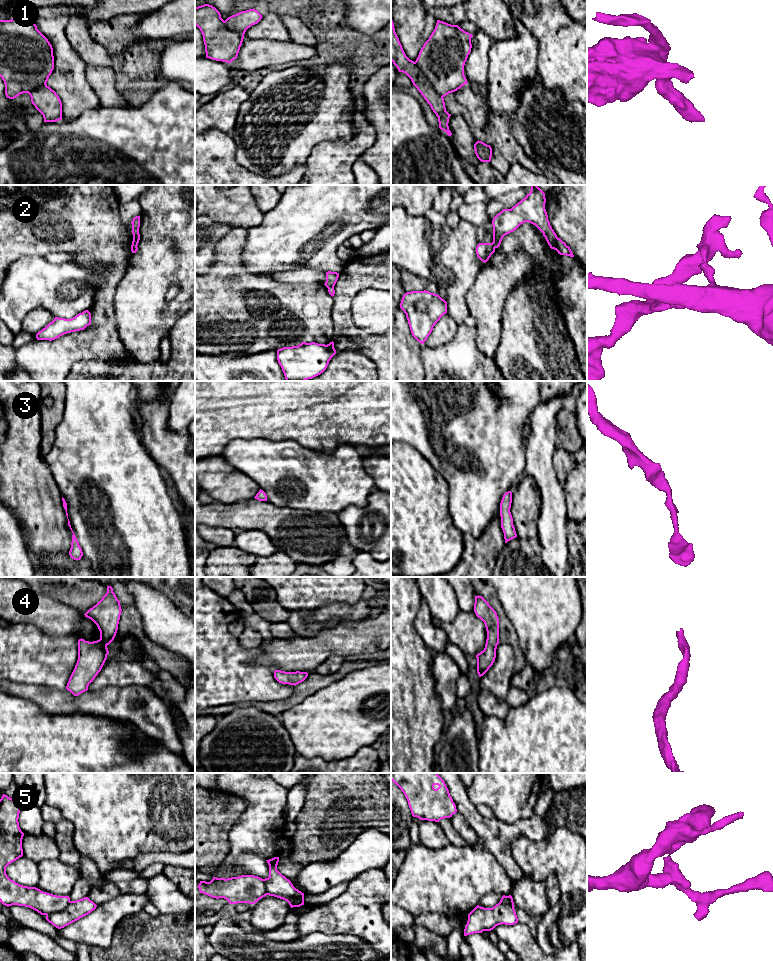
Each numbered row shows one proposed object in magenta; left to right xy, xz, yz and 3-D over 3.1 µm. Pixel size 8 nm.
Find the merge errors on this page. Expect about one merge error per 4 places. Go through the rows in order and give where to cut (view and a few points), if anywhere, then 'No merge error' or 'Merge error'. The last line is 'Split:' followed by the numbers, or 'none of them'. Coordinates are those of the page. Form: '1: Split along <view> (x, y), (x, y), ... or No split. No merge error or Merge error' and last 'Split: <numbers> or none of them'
1: Split along yz (414, 62), (442, 97). Merge error
2: Split along yz (492, 242), (495, 247). Merge error
3: No split. No merge error
4: No split. No merge error
5: Split along xy (71, 901), (63, 909), (49, 913), (46, 916). Merge error
Split: 1, 2, 5

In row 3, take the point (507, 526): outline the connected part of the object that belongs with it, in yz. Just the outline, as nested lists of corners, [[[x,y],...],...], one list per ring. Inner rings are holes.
[[[505,492],[500,503],[501,528],[504,533],[505,543],[517,537],[510,512],[511,503],[512,492]]]

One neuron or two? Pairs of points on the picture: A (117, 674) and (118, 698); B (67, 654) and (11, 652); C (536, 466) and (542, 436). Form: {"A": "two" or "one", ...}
{"A": "two", "B": "one", "C": "one"}

